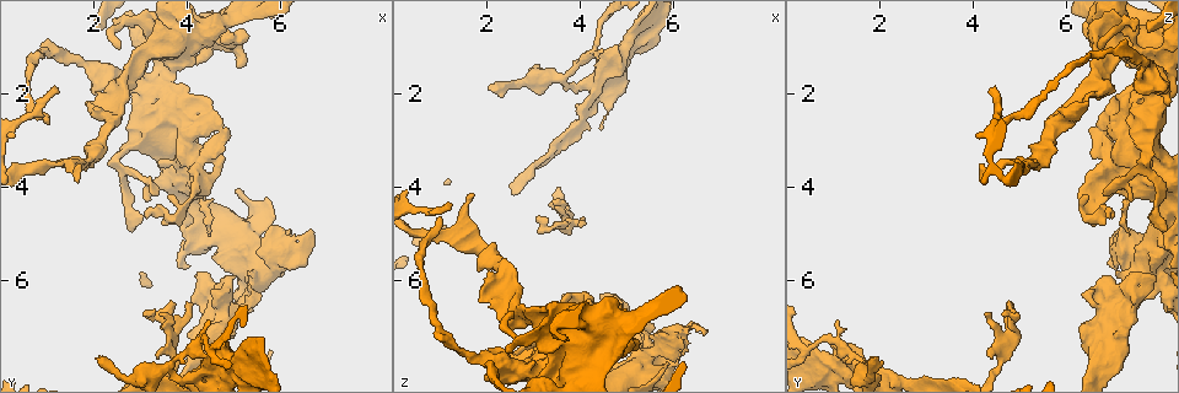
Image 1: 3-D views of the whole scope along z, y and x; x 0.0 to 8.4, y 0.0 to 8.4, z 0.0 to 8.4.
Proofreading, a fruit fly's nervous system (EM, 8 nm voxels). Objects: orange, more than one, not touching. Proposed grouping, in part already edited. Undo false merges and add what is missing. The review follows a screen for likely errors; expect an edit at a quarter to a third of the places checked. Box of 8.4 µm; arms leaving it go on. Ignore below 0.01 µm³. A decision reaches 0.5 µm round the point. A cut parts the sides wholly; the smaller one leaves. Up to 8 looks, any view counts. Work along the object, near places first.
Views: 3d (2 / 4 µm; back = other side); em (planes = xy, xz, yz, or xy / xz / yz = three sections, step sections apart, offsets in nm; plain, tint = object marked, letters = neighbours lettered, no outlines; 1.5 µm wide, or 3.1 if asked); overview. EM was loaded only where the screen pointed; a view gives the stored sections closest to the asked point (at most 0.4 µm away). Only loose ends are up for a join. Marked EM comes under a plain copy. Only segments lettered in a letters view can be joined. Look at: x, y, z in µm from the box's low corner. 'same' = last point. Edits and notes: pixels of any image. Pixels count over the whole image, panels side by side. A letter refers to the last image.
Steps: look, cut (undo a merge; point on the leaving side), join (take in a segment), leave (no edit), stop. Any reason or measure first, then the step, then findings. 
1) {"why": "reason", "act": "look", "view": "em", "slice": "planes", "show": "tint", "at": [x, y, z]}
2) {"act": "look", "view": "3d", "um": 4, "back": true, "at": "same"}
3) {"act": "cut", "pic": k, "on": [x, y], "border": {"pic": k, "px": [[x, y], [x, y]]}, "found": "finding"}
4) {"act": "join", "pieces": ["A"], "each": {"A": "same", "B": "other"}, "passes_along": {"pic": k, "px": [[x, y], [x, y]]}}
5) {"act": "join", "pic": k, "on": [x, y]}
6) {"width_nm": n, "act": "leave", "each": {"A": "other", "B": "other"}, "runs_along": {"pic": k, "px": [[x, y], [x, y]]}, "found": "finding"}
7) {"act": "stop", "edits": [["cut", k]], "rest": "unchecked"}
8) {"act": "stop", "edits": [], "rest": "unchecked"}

{"why": "tapers out", "act": "look", "view": "3d", "um": 2, "at": [3.35, 7.65, 4.35]}

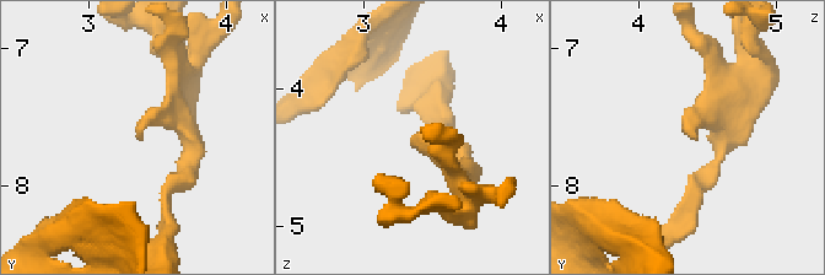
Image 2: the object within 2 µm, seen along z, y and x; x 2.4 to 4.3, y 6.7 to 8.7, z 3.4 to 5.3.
{"why": "need the tissue", "act": "look", "view": "em", "slice": "planes", "show": "letters", "at": [3.38, 7.64, 4.38]}

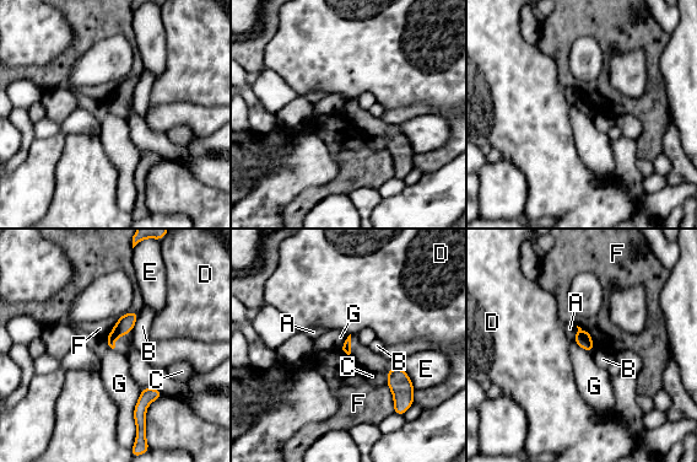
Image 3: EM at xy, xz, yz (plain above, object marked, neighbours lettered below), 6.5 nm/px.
{"act": "leave", "each": {"A": "other", "B": "other", "C": "other", "D": "other", "E": "other", "F": "other", "G": "other"}, "border": {"pic": 3, "px": [[142, 388], [134, 409], [135, 429]]}, "found": "no lettered segment goes on from it"}

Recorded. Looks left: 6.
{"why": "sharp bend", "act": "look", "view": "em", "slice": "xy", "step": 8, "show": "tint", "at": [4.35, 7.25, 0.85]}

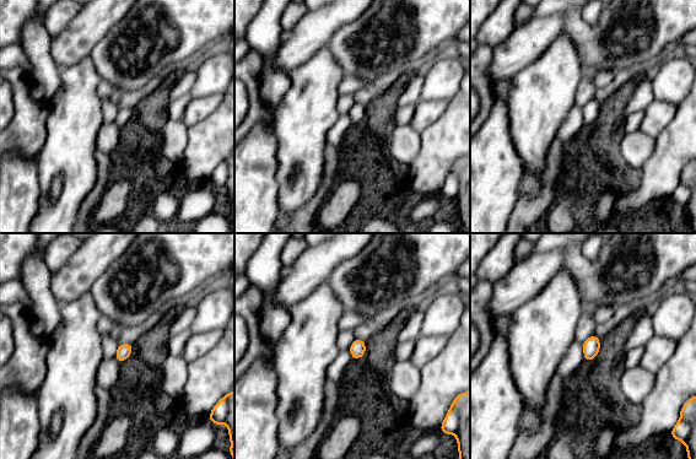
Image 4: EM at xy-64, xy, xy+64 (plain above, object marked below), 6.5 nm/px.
{"act": "look", "view": "em", "slice": "planes", "show": "letters", "at": "same"}

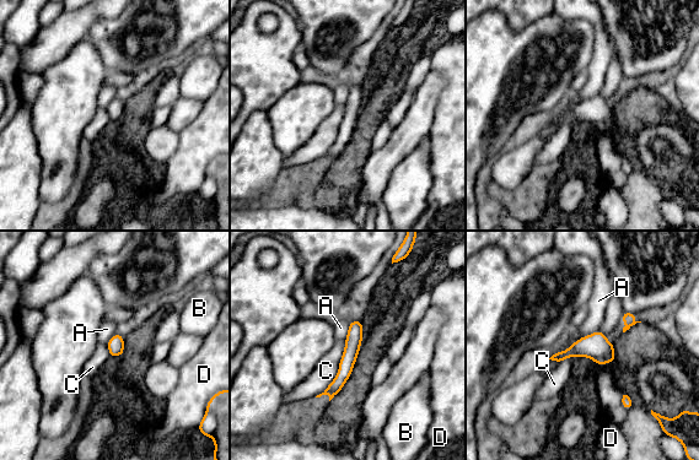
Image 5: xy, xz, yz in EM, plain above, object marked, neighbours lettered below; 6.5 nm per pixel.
{"width_nm": 110, "act": "leave", "each": {"A": "other", "B": "other", "C": "other", "D": "other"}, "runs_along": {"pic": 5, "px": [[358, 323], [345, 371], [331, 394]]}, "found": "all the same neuron"}

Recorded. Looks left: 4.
{"why": "branch stops here", "act": "look", "view": "em", "slice": "planes", "show": "letters", "at": [3.15, 4.30, 7.40]}

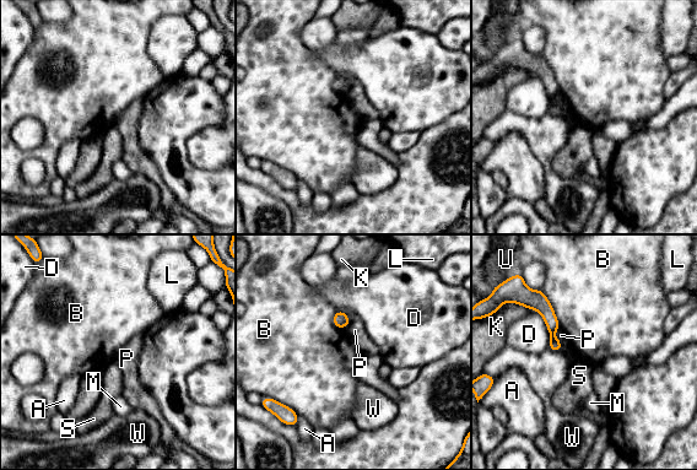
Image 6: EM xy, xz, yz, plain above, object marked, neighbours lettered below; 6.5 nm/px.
{"act": "leave", "each": {"A": "other", "B": "other", "D": "other", "K": "other", "L": "other", "M": "other", "P": "other", "S": "other", "U": "other", "W": "other"}, "border": {"pic": 6, "px": [[336, 309], [340, 309], [351, 320]]}, "found": "none of them fits"}

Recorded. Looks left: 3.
{"act": "stop", "edits": [], "rest": "unchecked"}

